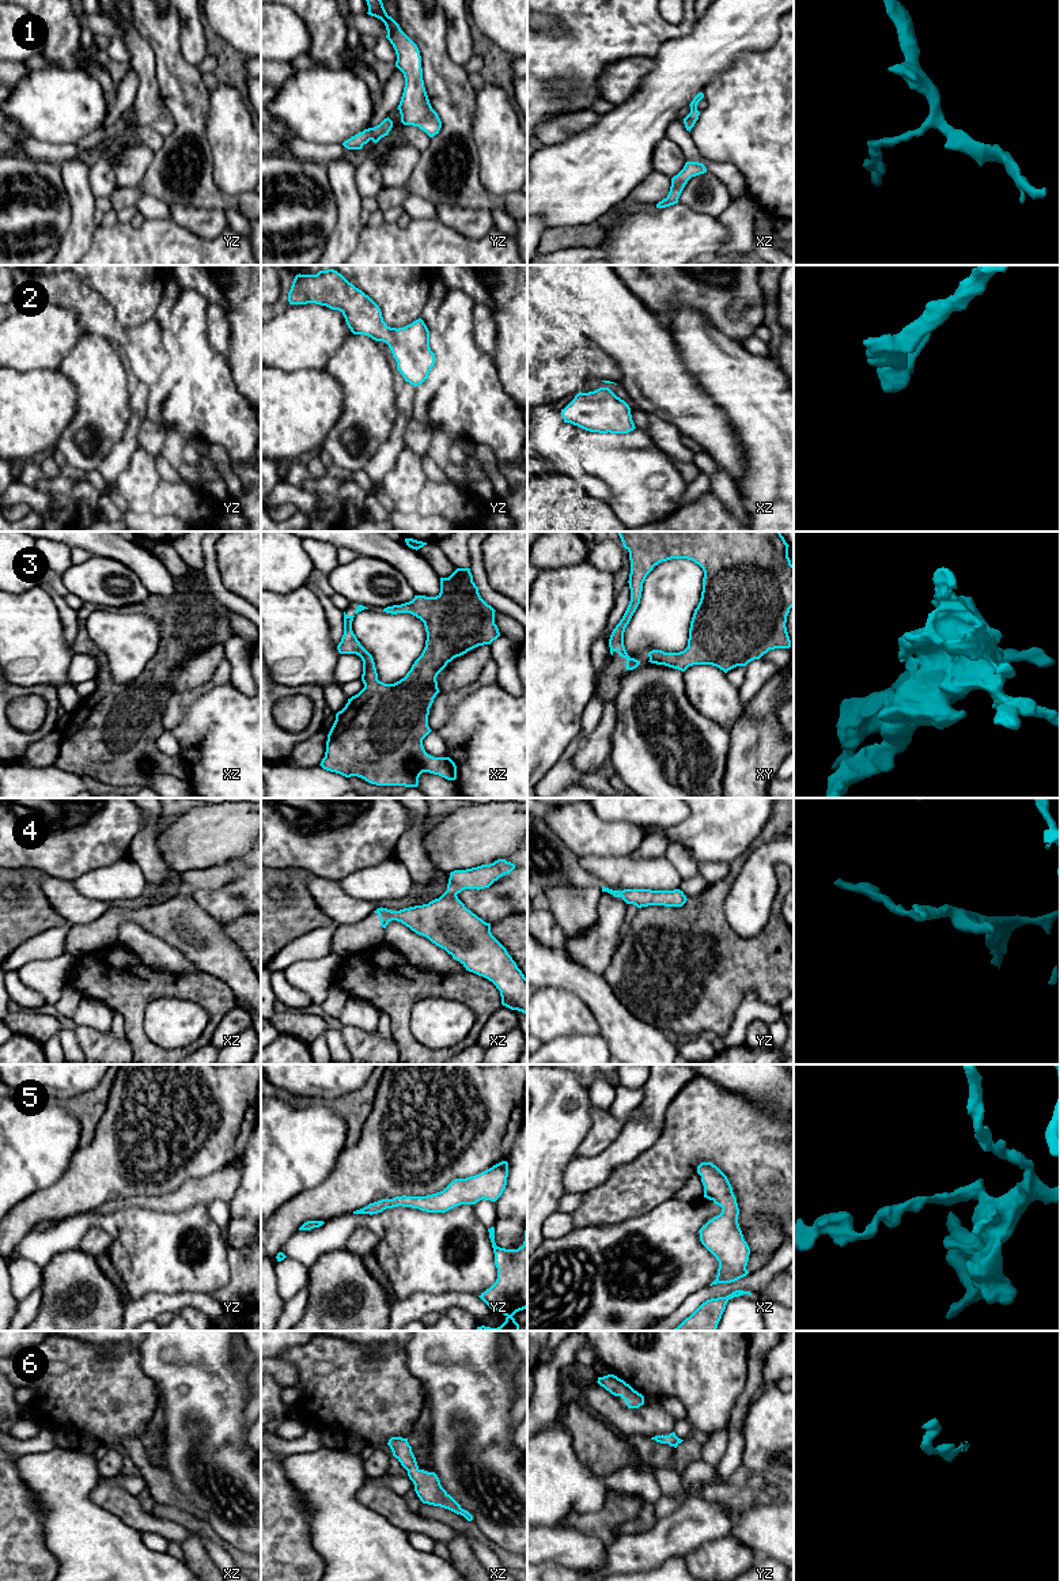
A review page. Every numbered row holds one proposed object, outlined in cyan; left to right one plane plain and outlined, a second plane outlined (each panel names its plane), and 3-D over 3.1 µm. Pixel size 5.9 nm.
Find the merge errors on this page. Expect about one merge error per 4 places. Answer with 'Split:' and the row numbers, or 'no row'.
Split: no row

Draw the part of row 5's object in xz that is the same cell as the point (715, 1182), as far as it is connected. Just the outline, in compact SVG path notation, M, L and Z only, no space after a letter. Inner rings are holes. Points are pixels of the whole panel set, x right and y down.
M712 1162L697 1166L704 1198L722 1207L722 1213L699 1230L701 1244L719 1262L716 1279L709 1285L731 1283L749 1274L750 1248L738 1223L739 1209L727 1176Z

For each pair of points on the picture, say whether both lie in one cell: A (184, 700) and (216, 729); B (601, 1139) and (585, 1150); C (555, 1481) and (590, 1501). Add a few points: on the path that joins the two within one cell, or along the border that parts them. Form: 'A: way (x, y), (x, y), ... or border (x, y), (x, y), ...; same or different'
A: border (216, 687), (200, 695), (170, 730); different
B: way (597, 1139), (589, 1148); same
C: way (563, 1485), (582, 1493); same

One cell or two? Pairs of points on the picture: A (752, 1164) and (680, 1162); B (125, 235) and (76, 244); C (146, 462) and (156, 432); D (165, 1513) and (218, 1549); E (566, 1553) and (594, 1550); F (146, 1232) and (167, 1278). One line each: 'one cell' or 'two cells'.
A: one cell
B: two cells
C: two cells
D: one cell
E: one cell
F: one cell

